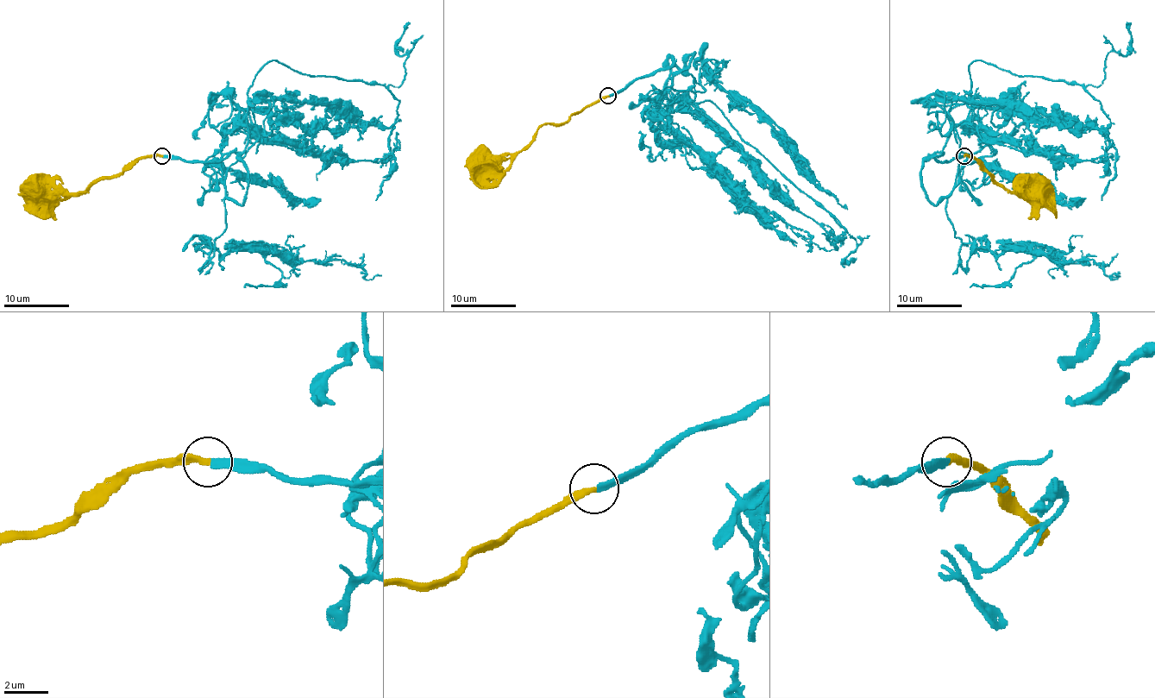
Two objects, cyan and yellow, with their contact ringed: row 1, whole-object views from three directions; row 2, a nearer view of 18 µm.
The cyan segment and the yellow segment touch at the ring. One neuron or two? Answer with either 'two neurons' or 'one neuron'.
one neuron

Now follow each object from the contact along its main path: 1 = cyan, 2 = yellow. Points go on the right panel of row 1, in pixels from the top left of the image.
1: (963, 156), (938, 153), (920, 172), (932, 202), (947, 198), (963, 267), (989, 248), (1120, 274)
2: (963, 156), (973, 158), (1000, 185), (1021, 192), (1034, 178), (1032, 185)

